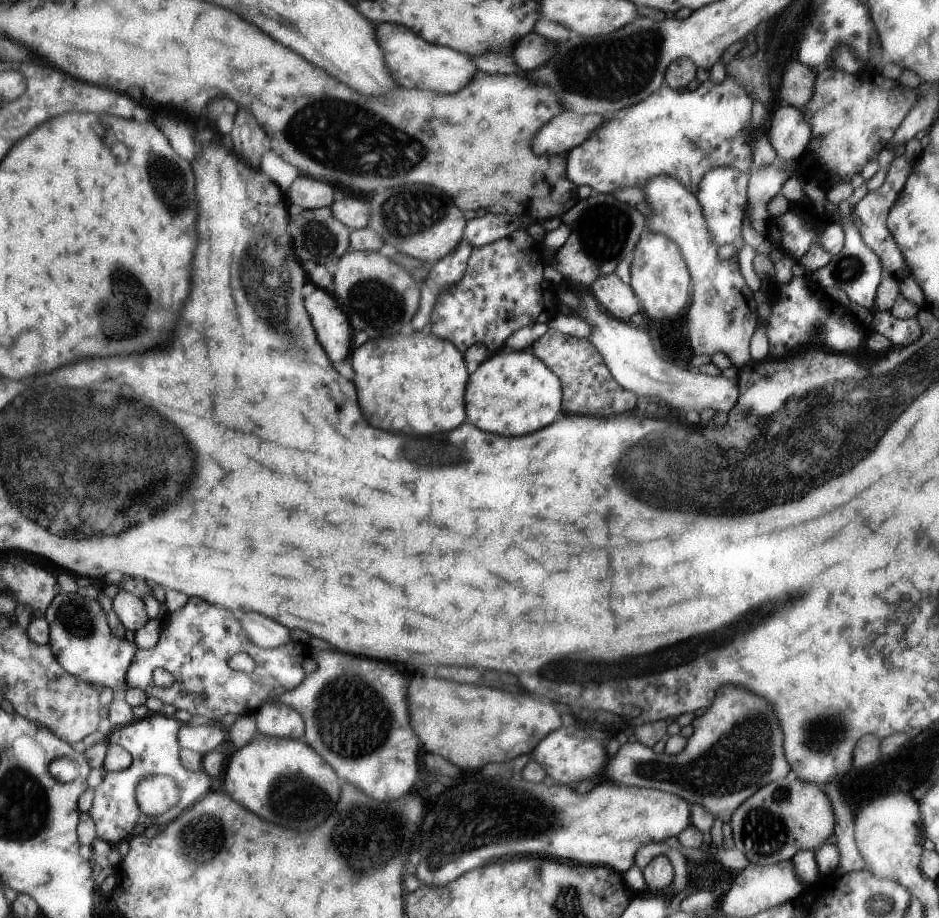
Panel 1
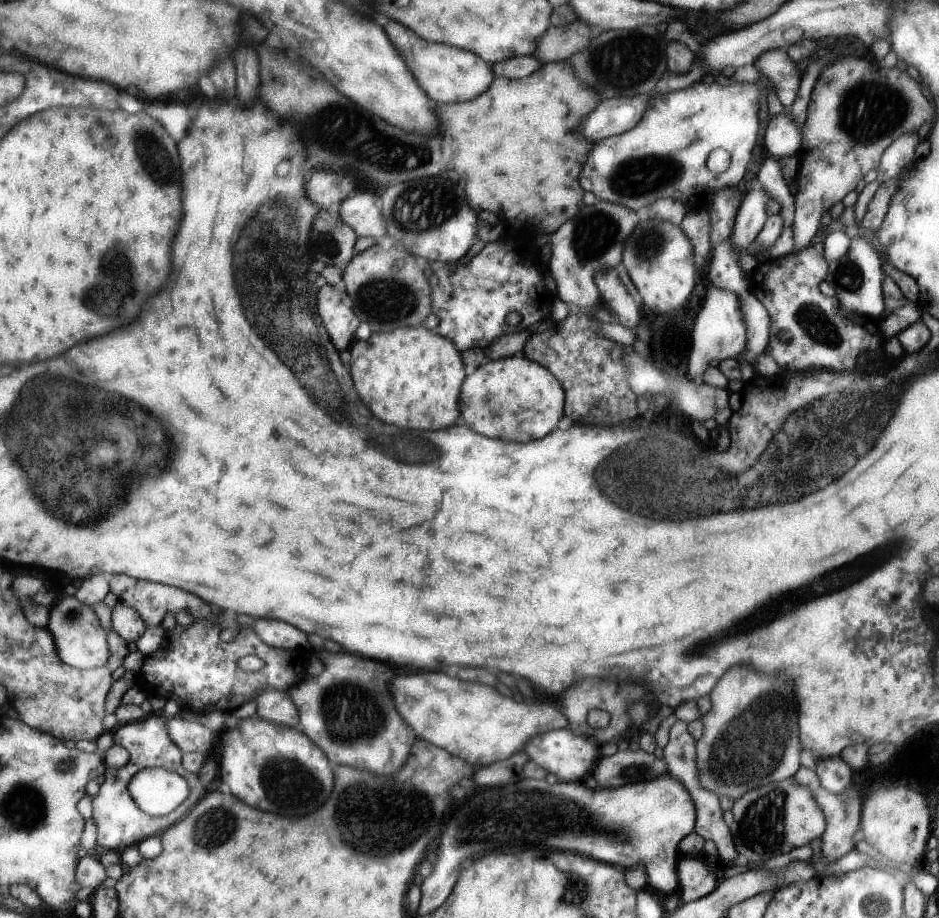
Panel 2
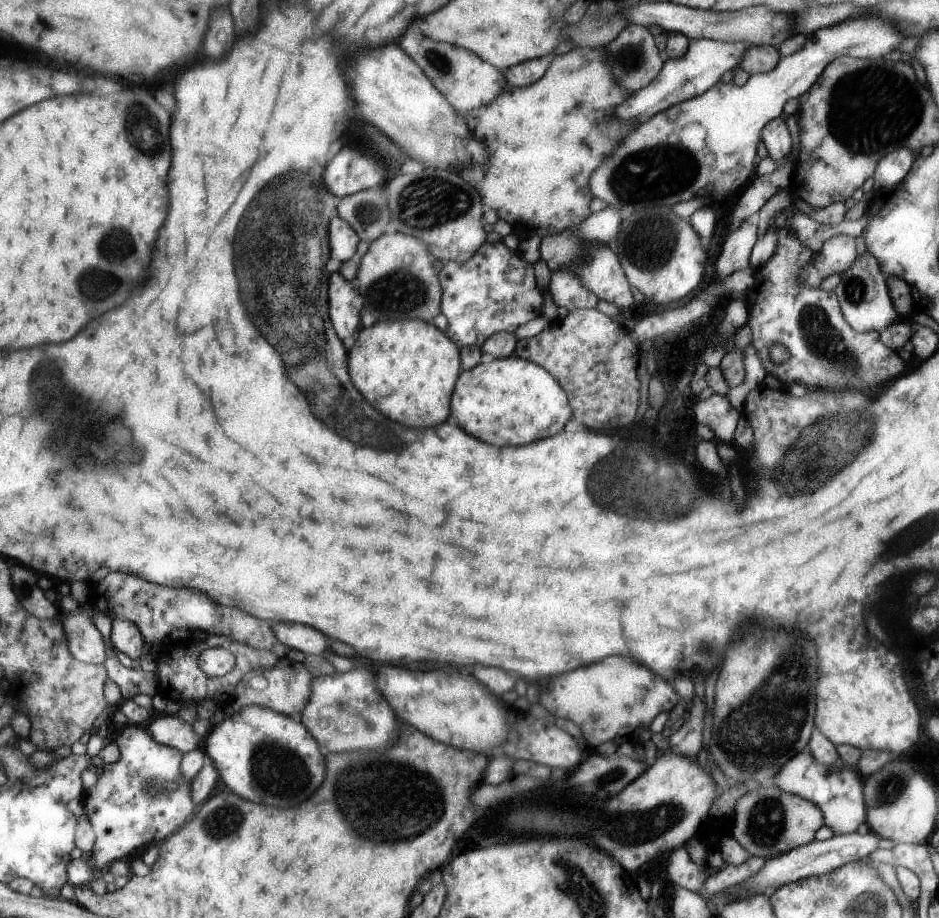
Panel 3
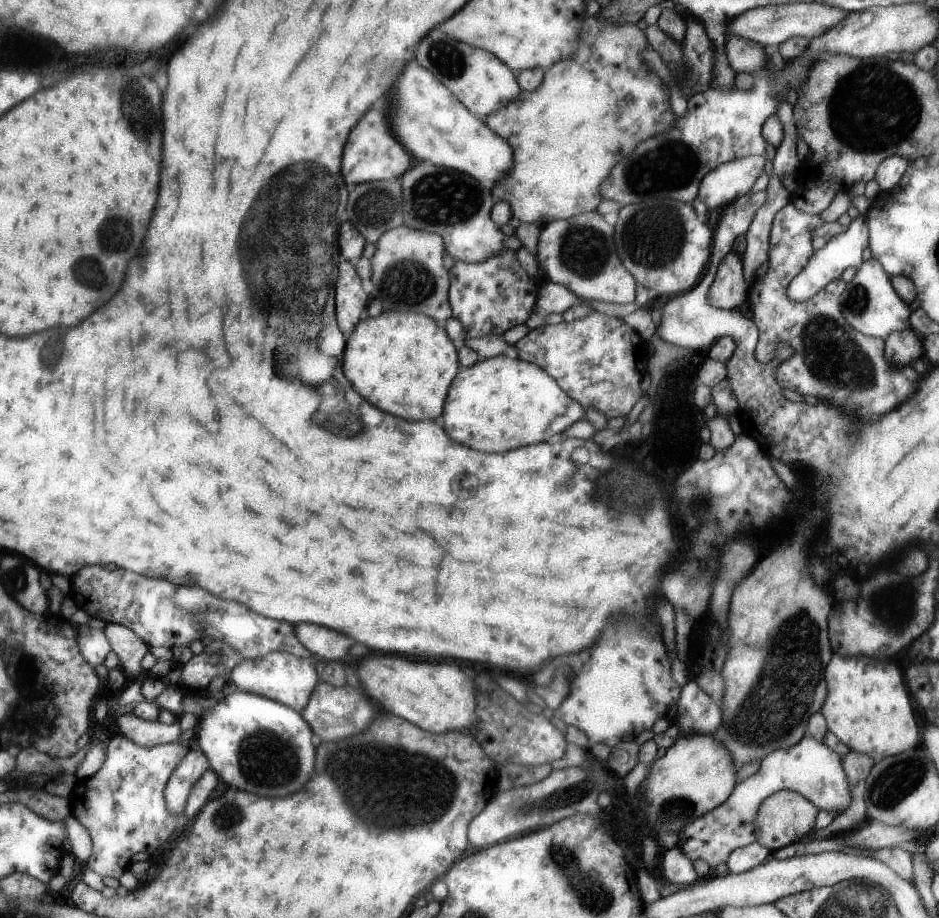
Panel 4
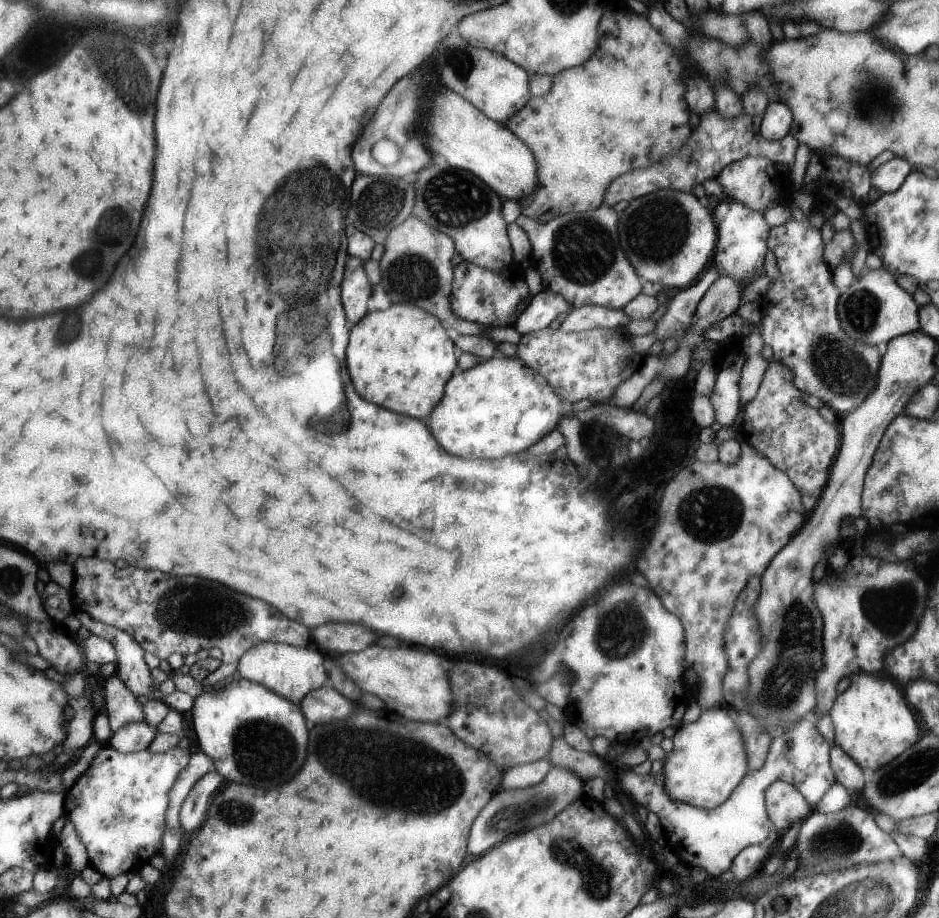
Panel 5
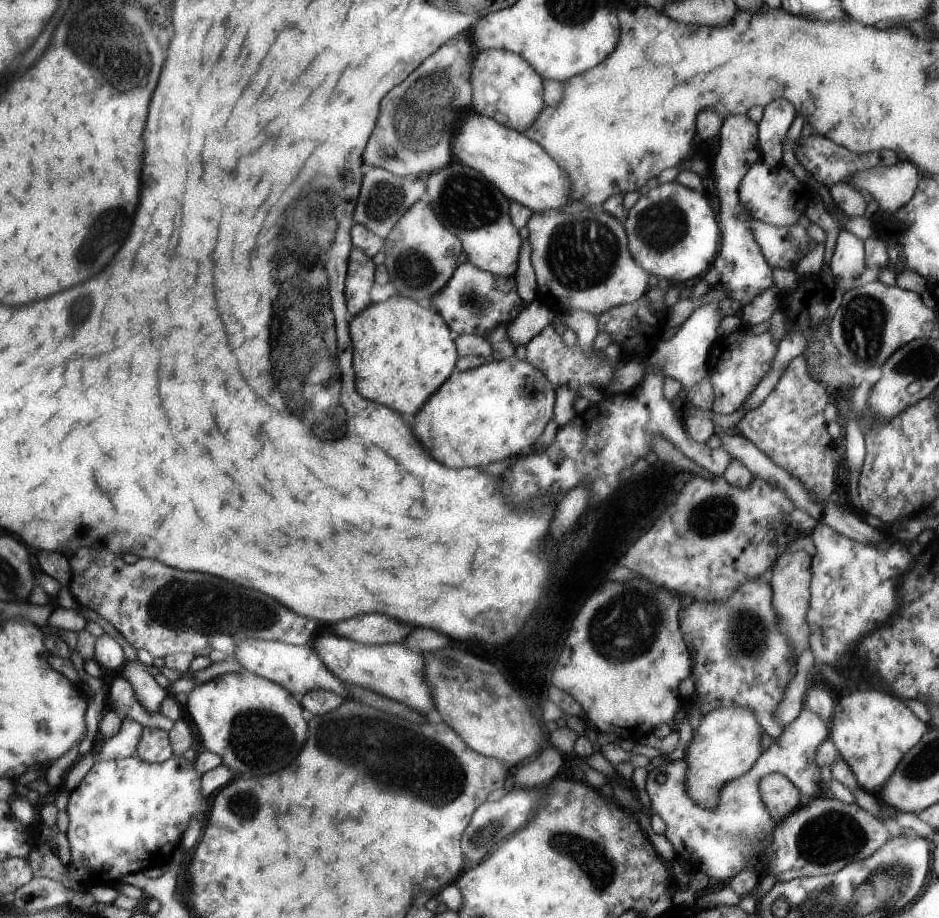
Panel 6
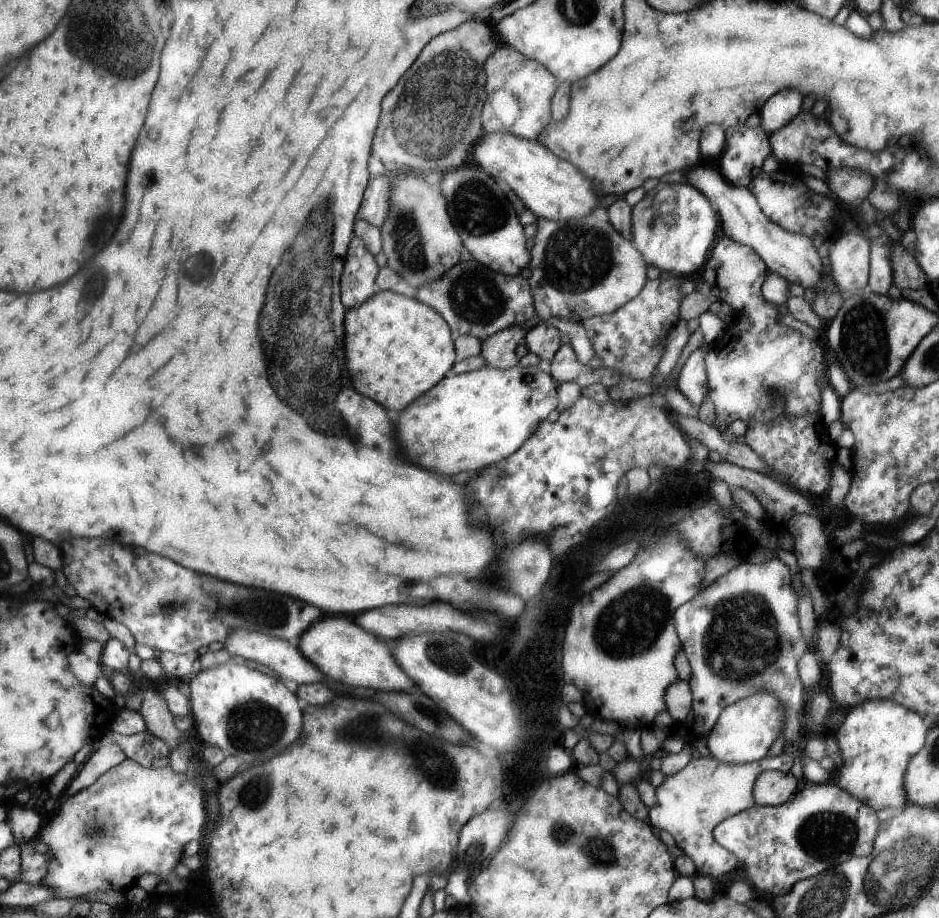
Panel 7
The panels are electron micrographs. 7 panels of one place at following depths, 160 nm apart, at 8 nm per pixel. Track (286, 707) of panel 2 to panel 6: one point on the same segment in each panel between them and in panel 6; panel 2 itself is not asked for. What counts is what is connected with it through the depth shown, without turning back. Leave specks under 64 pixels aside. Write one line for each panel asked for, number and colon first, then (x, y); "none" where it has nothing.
3: (286, 689)
4: (284, 677)
5: (293, 672)
6: (299, 668)

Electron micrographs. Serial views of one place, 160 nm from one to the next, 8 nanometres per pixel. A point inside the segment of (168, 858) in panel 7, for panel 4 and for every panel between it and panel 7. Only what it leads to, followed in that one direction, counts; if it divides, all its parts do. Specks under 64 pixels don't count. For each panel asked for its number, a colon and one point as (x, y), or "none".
4: (123, 806)
5: (119, 804)
6: (128, 815)

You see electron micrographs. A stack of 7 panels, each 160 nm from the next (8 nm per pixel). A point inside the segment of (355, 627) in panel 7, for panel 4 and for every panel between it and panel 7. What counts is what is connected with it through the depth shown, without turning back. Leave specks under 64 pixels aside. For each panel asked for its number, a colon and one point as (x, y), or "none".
4: (435, 697)
5: (412, 684)
6: (390, 670)

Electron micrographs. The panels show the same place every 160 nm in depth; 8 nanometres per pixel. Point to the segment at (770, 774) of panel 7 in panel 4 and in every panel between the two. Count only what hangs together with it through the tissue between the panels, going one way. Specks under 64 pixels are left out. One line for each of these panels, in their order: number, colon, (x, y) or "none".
4: (784, 817)
5: (783, 803)
6: (780, 797)

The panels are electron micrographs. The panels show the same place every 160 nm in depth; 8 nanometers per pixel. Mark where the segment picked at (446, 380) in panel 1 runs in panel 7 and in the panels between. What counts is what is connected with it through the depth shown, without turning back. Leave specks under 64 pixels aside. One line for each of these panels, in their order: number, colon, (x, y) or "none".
2: (417, 386)
3: (407, 369)
4: (404, 363)
5: (401, 358)
6: (403, 352)
7: (398, 348)

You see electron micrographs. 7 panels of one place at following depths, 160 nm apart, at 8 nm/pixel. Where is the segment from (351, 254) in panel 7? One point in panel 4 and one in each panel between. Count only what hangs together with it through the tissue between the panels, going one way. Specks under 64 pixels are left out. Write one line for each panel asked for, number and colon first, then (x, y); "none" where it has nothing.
4: (351, 298)
5: (357, 288)
6: (362, 272)

